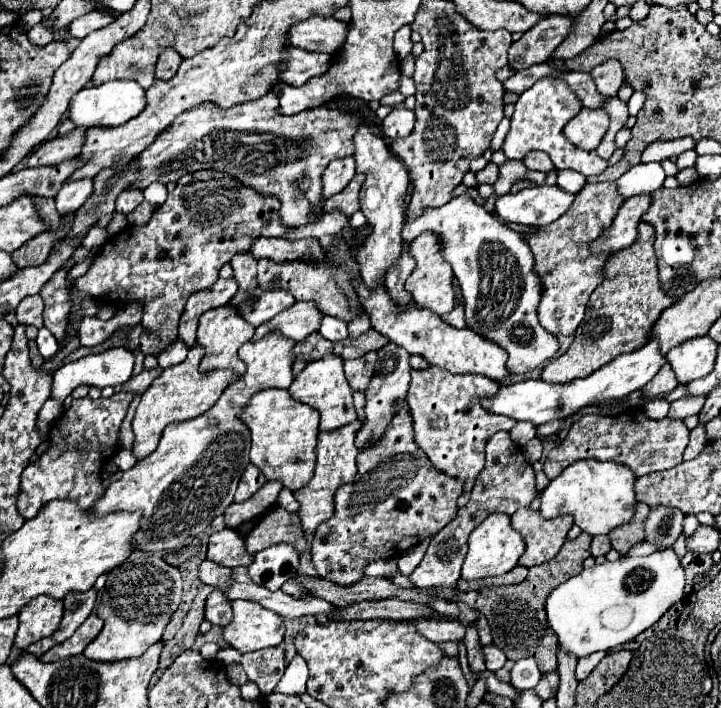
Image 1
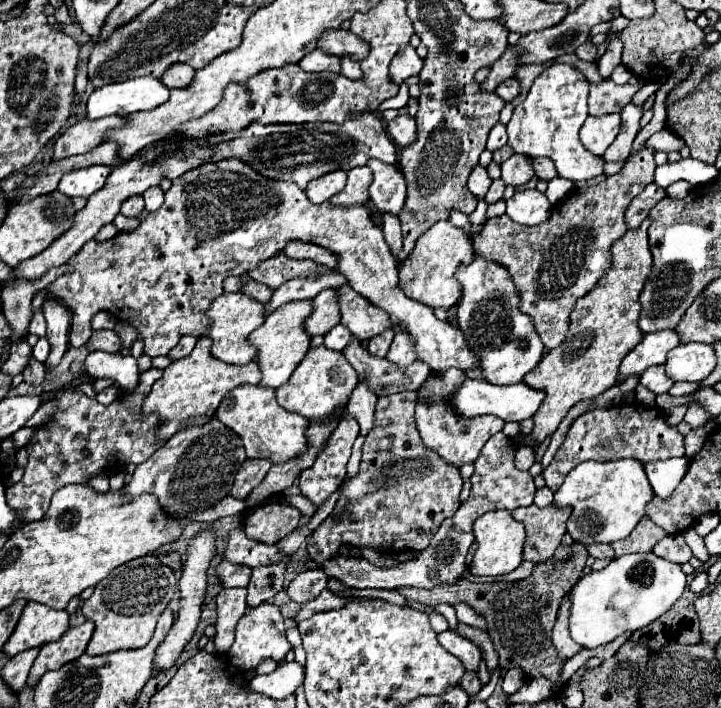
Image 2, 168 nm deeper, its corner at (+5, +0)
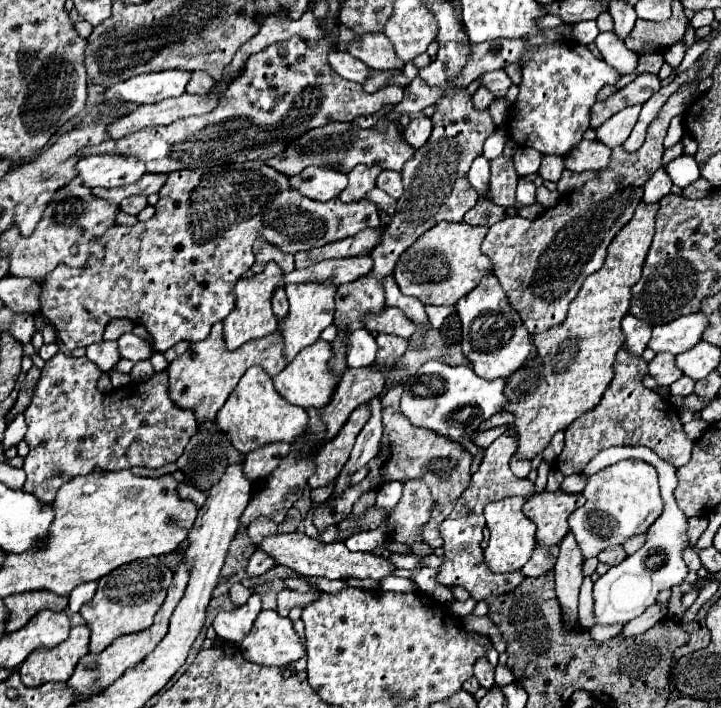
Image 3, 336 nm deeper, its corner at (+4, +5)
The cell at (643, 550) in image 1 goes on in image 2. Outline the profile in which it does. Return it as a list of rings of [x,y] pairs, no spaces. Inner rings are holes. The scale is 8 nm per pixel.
[[[666,535],[664,539],[660,539],[656,545],[654,545],[654,555],[658,557],[664,557],[668,561],[674,561],[674,563],[686,563],[690,557],[692,557],[692,551],[690,547],[686,547],[682,535]]]

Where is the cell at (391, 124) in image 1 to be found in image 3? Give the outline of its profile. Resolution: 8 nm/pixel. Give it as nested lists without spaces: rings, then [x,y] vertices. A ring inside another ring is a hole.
[[[425,116],[413,118],[411,124],[403,130],[403,136],[413,148],[421,148],[427,142],[427,138],[431,136],[431,130],[433,130],[433,124],[429,118],[425,118]]]

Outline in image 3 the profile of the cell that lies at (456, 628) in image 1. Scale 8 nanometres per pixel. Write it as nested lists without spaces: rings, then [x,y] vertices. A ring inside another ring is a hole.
[[[483,658],[483,662],[477,662],[475,664],[475,678],[479,680],[479,684],[485,688],[485,690],[491,690],[493,684],[495,684],[495,674],[493,674],[493,666],[487,662],[487,658]]]

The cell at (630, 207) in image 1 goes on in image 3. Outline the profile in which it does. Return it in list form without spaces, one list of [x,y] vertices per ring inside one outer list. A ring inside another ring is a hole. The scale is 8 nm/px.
[[[661,166],[661,168],[659,168],[659,170],[657,170],[649,180],[647,180],[643,200],[645,200],[647,204],[651,204],[651,202],[659,202],[663,196],[669,194],[671,186],[673,186],[673,182],[671,182],[669,174],[665,172],[665,168]]]

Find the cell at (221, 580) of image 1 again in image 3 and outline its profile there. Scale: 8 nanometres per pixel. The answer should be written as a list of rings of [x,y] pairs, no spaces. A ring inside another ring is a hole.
[[[257,550],[257,552],[251,556],[249,564],[247,564],[247,574],[249,574],[249,576],[259,576],[259,574],[269,572],[269,570],[275,568],[275,566],[277,566],[275,558],[271,558],[271,556],[269,556],[267,552],[263,552],[263,550]]]

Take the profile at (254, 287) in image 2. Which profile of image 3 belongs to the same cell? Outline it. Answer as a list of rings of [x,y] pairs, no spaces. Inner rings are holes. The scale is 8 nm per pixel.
[[[279,288],[273,296],[273,312],[279,320],[287,318],[287,312],[289,312],[289,302],[287,302],[287,296],[285,296],[285,290]]]

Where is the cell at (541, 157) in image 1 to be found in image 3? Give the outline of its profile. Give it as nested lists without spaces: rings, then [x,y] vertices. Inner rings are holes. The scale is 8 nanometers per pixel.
[[[543,156],[541,168],[539,168],[539,176],[543,180],[559,182],[563,170],[565,170],[565,166],[563,166],[563,158],[561,156]]]

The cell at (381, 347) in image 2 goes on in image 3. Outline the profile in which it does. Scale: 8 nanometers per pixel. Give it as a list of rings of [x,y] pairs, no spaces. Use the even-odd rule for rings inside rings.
[[[379,334],[377,344],[379,344],[379,350],[377,350],[377,360],[375,362],[381,364],[381,366],[395,366],[407,350],[407,340],[399,338],[399,336]]]

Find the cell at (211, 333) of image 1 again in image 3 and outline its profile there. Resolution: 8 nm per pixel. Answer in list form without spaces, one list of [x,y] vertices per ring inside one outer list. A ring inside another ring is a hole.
[[[269,262],[261,274],[255,274],[253,278],[245,278],[235,286],[237,304],[235,304],[233,312],[223,320],[223,324],[225,324],[225,342],[227,342],[229,350],[235,350],[235,348],[243,346],[245,342],[249,342],[253,338],[261,338],[261,336],[267,336],[267,334],[277,330],[277,318],[271,310],[271,298],[273,298],[275,290],[281,288],[283,284],[285,282],[283,282],[281,268],[275,262]]]

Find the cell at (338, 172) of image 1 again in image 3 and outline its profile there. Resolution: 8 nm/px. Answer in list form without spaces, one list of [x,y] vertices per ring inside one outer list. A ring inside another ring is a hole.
[[[307,166],[303,174],[295,174],[289,178],[291,188],[299,190],[303,196],[319,202],[329,202],[339,196],[347,186],[347,174],[321,166]]]

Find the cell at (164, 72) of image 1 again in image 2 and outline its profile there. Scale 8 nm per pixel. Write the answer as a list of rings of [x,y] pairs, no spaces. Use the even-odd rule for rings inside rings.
[[[172,63],[162,75],[162,83],[168,89],[172,89],[172,87],[186,87],[186,83],[190,83],[192,77],[194,77],[194,69],[188,69],[186,63]]]

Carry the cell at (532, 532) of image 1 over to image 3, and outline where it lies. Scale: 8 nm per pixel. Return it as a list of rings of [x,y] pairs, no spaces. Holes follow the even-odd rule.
[[[563,490],[531,496],[523,506],[523,514],[537,524],[537,544],[559,544],[569,532],[569,514],[583,504],[583,494],[567,494]]]

